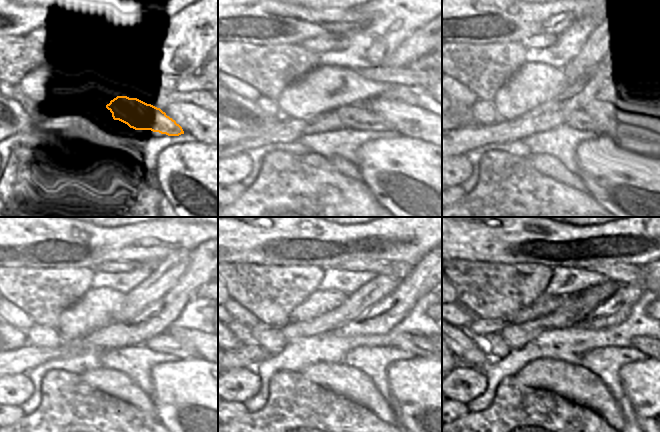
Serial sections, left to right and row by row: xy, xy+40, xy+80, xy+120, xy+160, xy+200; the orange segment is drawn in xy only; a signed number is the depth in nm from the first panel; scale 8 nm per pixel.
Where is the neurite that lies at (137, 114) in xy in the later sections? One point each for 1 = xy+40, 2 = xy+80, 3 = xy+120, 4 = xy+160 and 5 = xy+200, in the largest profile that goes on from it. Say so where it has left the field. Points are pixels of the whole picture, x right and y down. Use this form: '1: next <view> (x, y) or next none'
1: next xy+40 (357, 116)
2: next xy+80 (579, 119)
3: next xy+120 (164, 343)
4: next xy+160 (420, 346)
5: next xy+200 (644, 344)

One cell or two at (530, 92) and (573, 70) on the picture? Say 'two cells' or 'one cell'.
two cells

